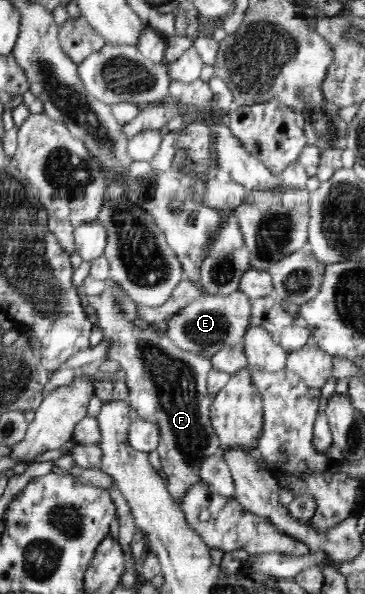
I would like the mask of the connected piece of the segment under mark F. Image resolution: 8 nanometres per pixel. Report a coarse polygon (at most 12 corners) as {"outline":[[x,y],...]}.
{"outline":[[117,285],[87,295],[128,405],[159,429],[179,504],[220,453],[211,356],[181,350]]}

